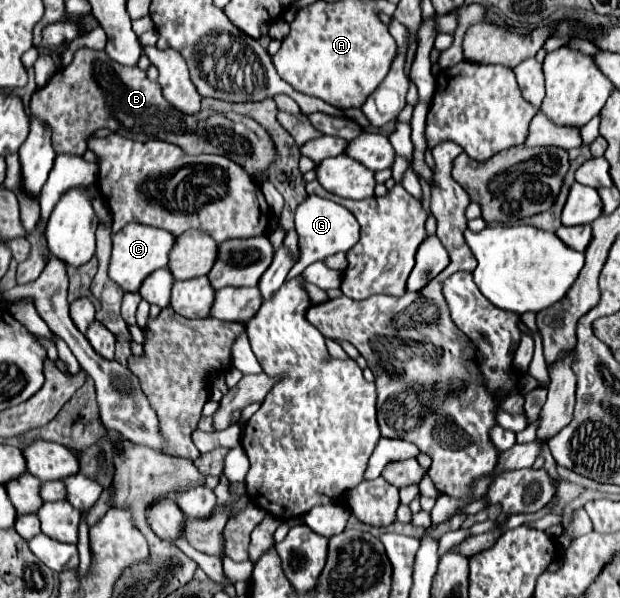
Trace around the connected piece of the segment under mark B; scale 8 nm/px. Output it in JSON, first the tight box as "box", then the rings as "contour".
{"box":[31,49,275,175],"contour":[[[79,49],[69,67],[59,69],[45,87],[39,87],[33,93],[31,113],[51,129],[51,143],[57,155],[83,155],[87,151],[85,141],[93,131],[107,127],[109,131],[133,141],[159,139],[179,145],[189,155],[215,153],[229,157],[247,169],[249,175],[267,171],[275,159],[275,145],[257,121],[237,113],[181,113],[165,101],[157,81],[149,81],[139,67],[129,69],[125,65],[117,65],[117,61],[109,59],[105,51],[99,51],[97,63],[97,51]]]}

